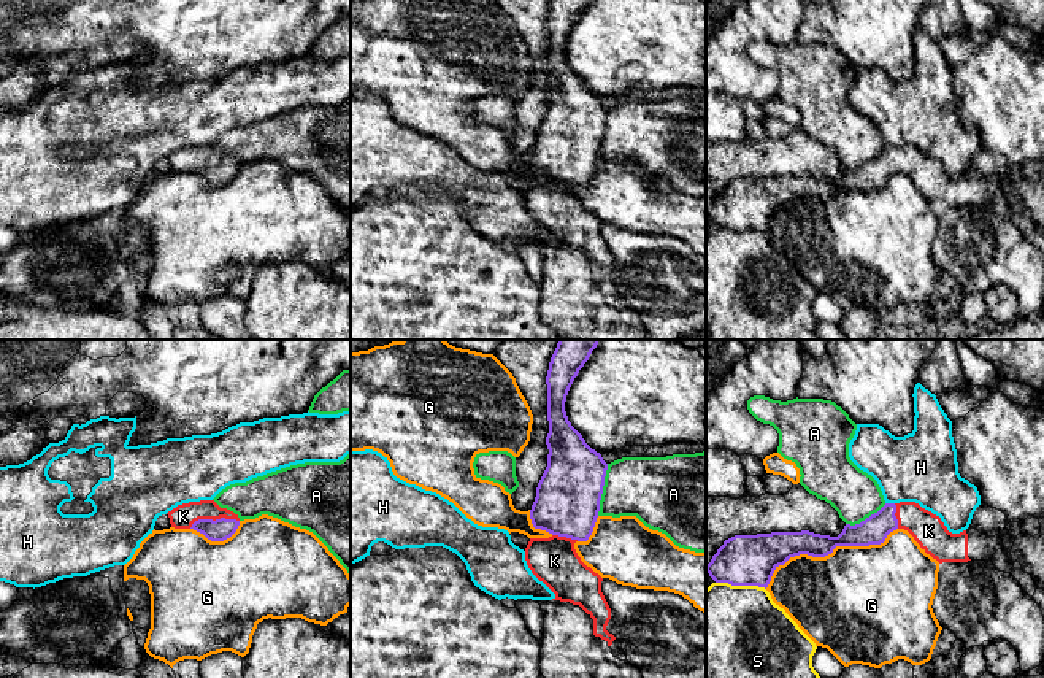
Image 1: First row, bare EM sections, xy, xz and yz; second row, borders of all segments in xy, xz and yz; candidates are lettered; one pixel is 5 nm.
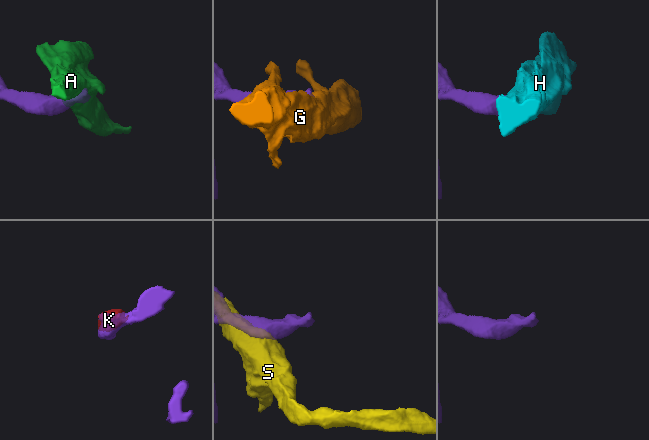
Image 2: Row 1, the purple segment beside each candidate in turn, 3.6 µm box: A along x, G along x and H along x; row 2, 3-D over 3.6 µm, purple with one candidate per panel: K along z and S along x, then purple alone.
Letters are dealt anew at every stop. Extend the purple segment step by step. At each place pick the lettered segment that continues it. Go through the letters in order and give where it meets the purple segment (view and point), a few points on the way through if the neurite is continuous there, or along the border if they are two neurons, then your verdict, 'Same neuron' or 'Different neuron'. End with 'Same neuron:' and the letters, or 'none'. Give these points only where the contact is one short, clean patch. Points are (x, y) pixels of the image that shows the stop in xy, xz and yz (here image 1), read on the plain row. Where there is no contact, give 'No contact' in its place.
A: Touches purple at xz (602, 134). Different neuron
G: Touches purple at yz (827, 199). Different neuron
H: Touches purple at yz (890, 148). Boundary: yz (886, 146), (894, 148). Different neuron
K: Touches purple at xy (211, 164). Path across: xy (221, 173), (211, 164), (183, 161). Same neuron
S: Touches purple at yz (741, 229). Different neuron
Same neuron: K

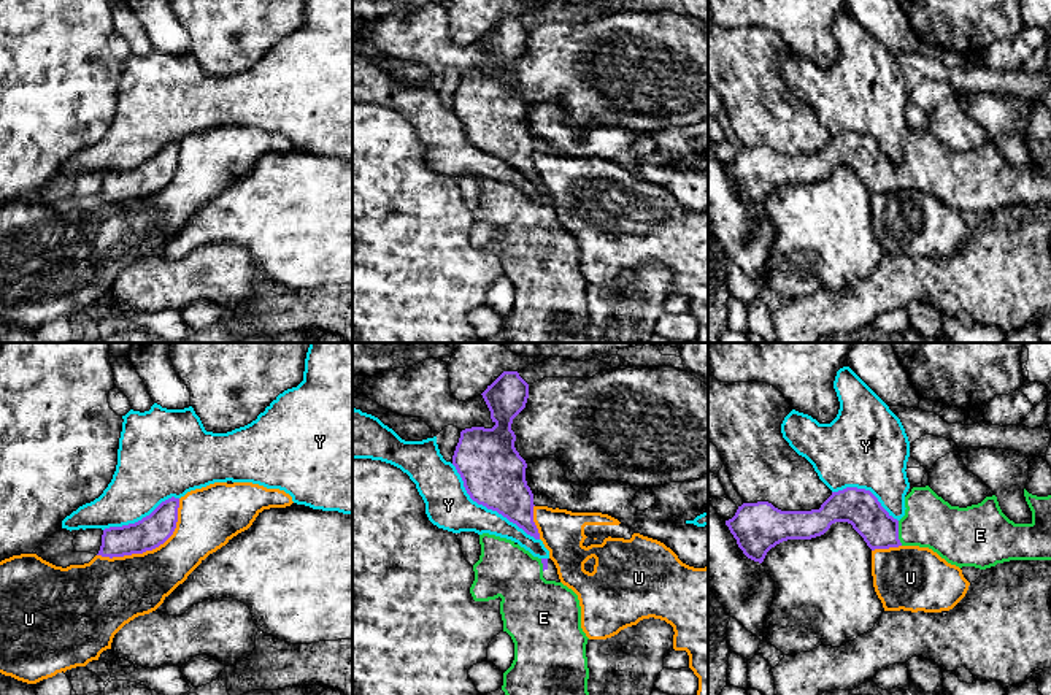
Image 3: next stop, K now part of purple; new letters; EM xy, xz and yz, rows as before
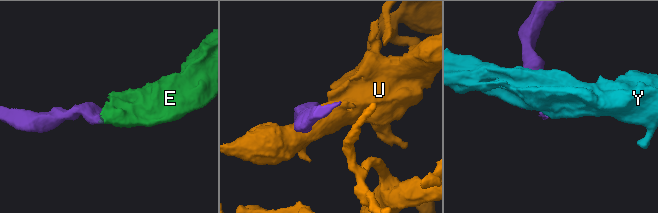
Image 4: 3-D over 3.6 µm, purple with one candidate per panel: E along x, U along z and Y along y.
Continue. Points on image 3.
E: Touches purple at yz (897, 178). Same neuron
U: Touches purple at xy (151, 194). Different neuron
Y: Touches purple at xz (488, 153). Different neuron
Same neuron: E

